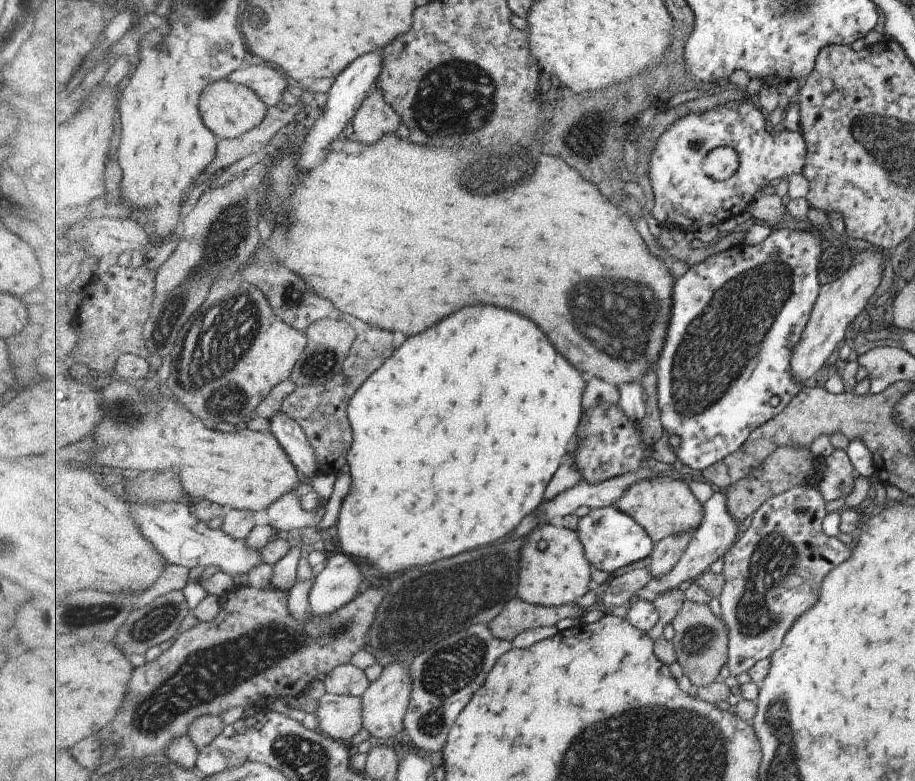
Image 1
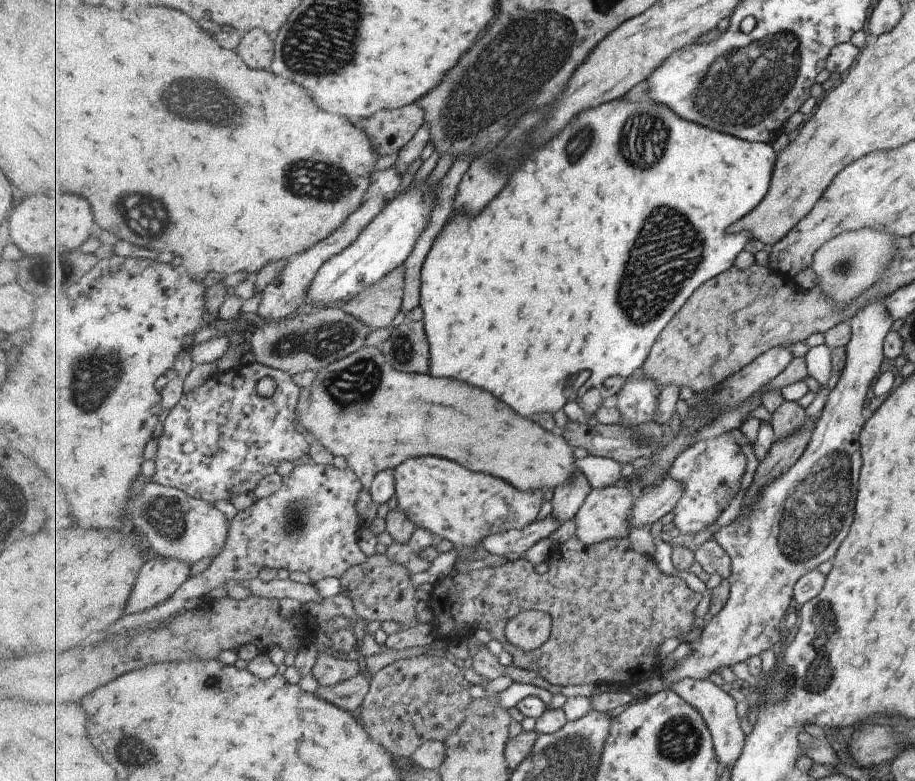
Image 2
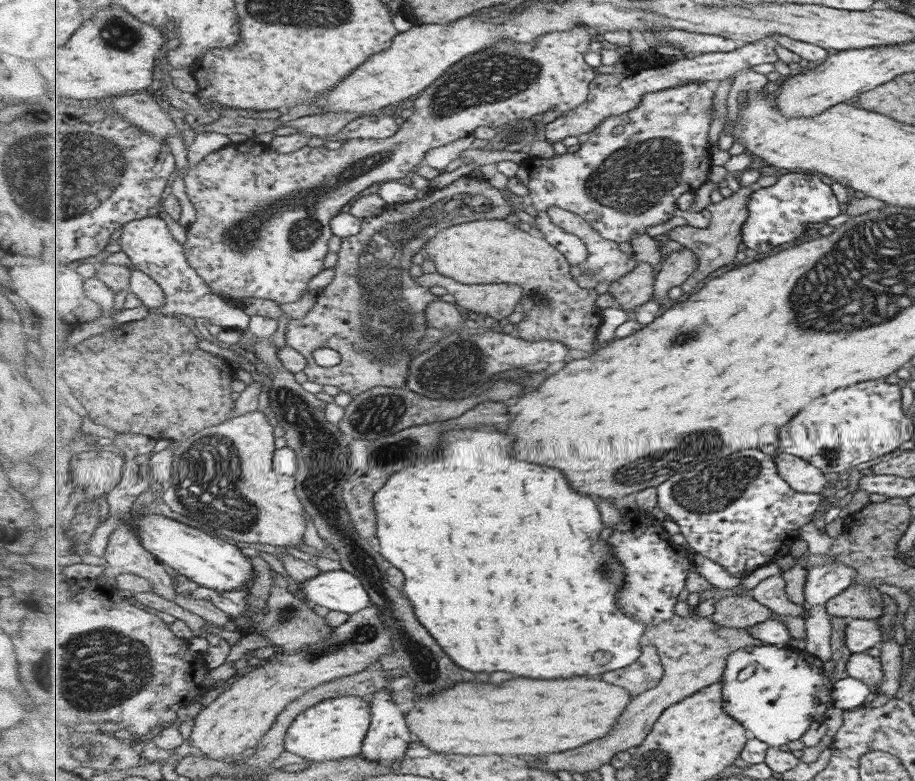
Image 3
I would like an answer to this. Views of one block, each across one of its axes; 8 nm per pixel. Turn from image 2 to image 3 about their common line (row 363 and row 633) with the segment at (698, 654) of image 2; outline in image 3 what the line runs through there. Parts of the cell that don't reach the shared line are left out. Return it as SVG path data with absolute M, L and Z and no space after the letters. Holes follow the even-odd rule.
M852 619L845 629L845 647L850 653L863 653L881 640L879 626L873 619Z

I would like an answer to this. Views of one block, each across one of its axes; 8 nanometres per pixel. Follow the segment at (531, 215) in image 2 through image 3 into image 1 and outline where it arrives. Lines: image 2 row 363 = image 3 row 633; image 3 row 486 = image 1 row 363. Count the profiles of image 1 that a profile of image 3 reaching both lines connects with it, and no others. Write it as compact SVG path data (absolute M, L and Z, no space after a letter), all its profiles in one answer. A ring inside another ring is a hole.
M465 306L465 310L457 310L453 318L445 318L445 322L439 322L429 330L409 336L357 389L356 396L349 403L349 418L354 432L353 450L347 459L352 480L351 492L343 501L335 536L342 551L385 574L395 574L507 538L519 526L519 522L543 502L545 489L567 459L581 417L584 416L587 379L584 372L559 354L559 350L555 350L545 332L533 320L515 310L505 310L499 306Z

